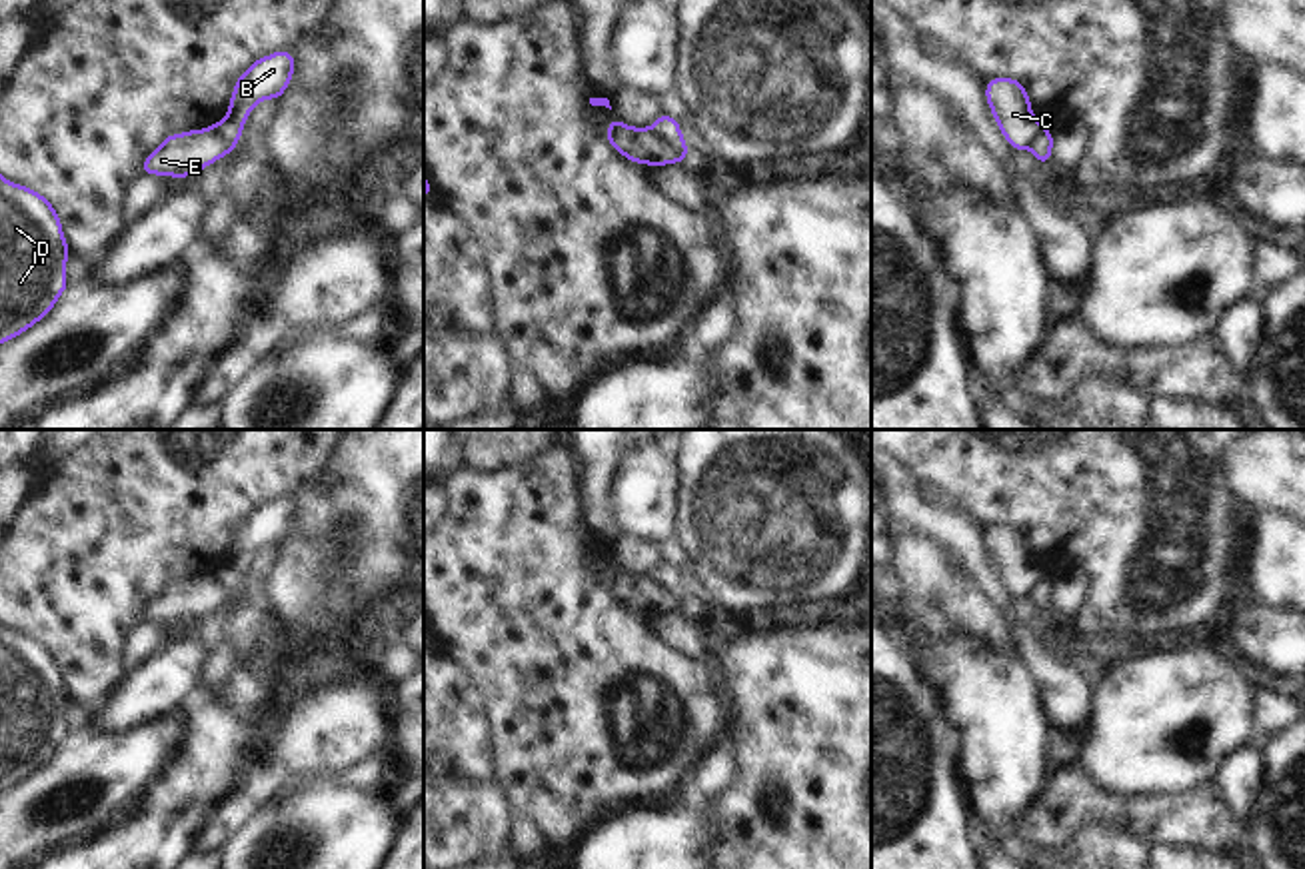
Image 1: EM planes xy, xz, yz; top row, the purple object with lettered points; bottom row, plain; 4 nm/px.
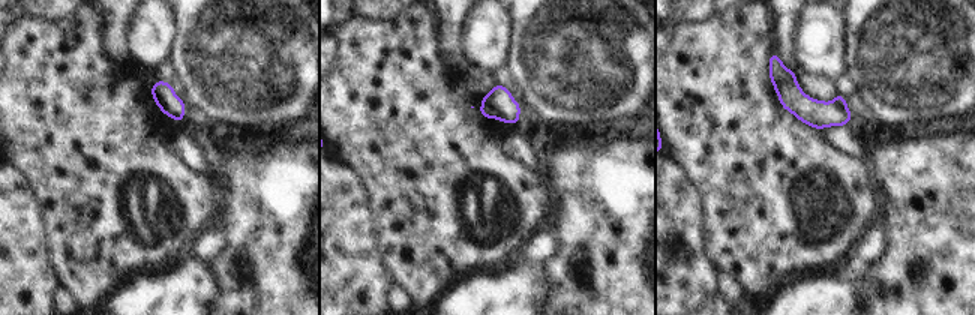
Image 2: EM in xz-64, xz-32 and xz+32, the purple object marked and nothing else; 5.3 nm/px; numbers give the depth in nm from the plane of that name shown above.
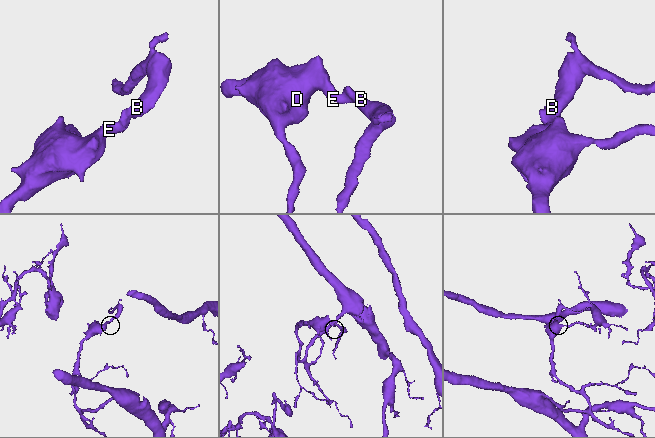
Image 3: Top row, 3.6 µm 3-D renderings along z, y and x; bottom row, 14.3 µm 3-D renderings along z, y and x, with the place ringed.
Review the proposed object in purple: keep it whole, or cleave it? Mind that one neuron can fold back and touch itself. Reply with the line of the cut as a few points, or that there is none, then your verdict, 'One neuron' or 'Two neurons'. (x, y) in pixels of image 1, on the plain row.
Split along xz (648, 576), (682, 606). Two neurons.

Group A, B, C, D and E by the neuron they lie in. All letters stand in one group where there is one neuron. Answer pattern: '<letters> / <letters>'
A D E / B C

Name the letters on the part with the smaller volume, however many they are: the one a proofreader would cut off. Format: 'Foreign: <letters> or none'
Foreign: B, C

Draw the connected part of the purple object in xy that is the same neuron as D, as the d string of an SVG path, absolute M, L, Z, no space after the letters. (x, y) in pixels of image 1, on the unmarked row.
M0 623L0 791L40 769L68 735L60 663L30 635Z

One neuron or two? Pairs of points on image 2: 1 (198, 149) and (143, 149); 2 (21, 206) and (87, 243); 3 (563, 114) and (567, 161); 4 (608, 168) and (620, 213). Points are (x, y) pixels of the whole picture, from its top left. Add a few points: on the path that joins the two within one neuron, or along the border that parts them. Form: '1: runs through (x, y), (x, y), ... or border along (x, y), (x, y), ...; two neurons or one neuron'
1: border along (180, 123), (173, 131), (167, 147), (194, 173); two neurons
2: border along (29, 185), (41, 213), (48, 252); two neurons
3: border along (581, 131), (593, 132); two neurons
4: runs through (608, 179), (608, 186), (620, 198), (620, 203); one neuron

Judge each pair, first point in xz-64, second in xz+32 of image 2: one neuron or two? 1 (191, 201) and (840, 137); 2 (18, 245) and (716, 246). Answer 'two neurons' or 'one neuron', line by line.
1: two neurons
2: two neurons

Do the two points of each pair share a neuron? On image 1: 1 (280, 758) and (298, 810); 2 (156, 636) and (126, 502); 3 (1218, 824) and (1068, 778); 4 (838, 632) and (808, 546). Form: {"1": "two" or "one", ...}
{"1": "two", "2": "two", "3": "one", "4": "two"}

